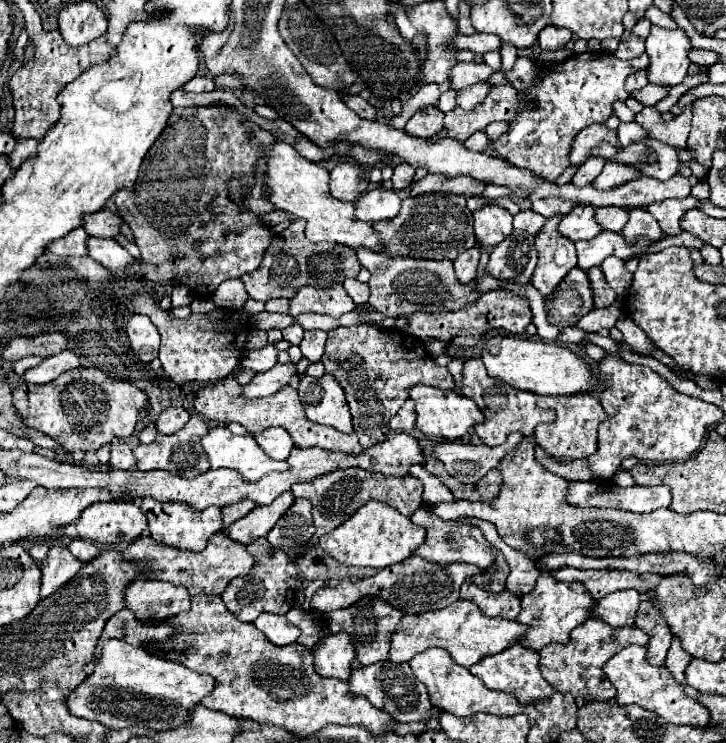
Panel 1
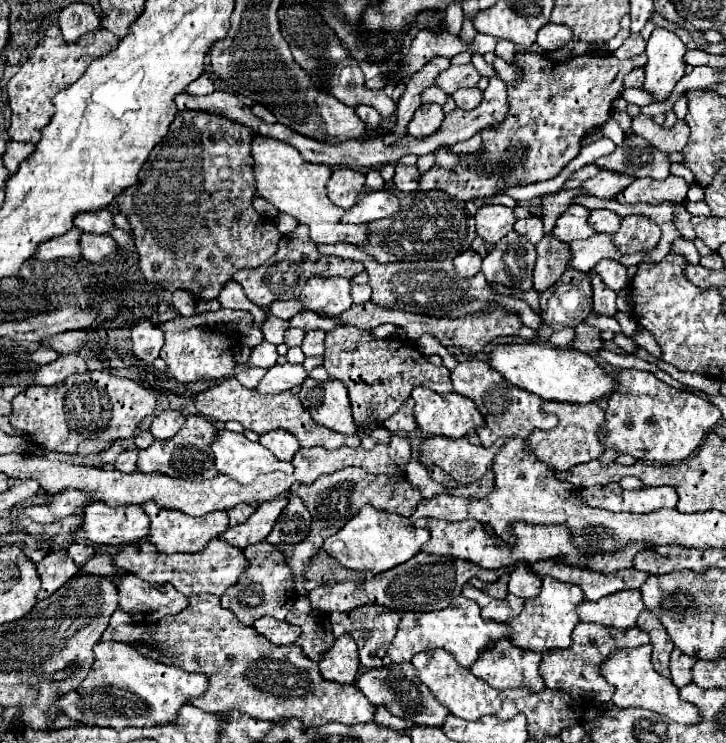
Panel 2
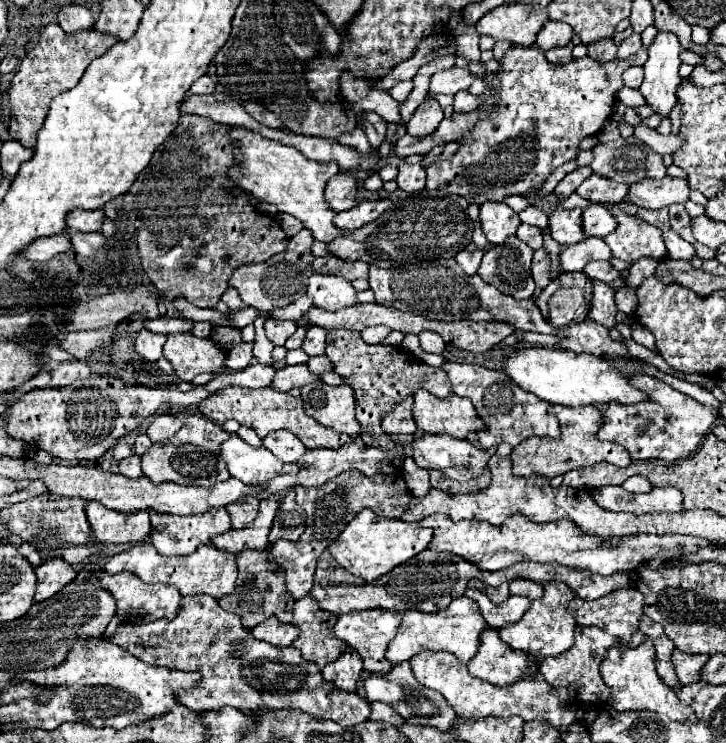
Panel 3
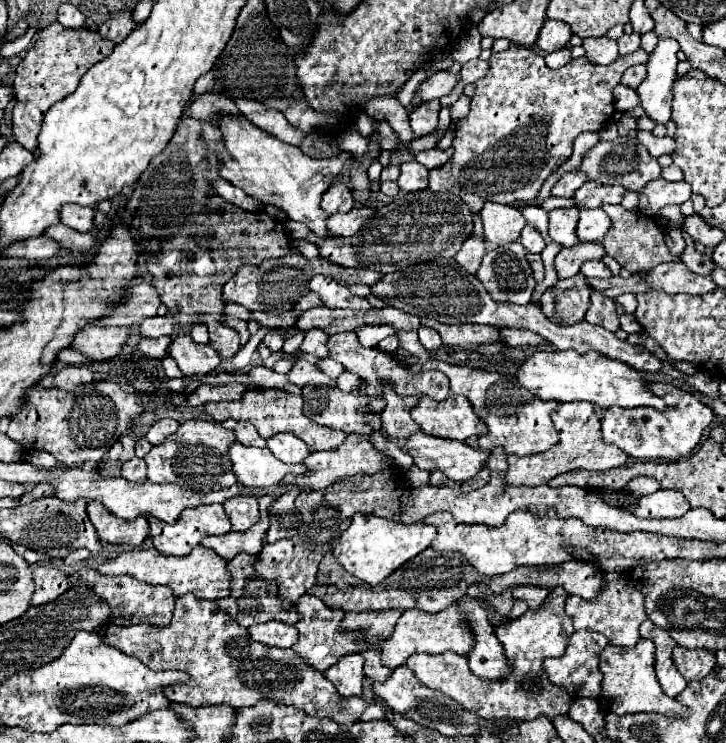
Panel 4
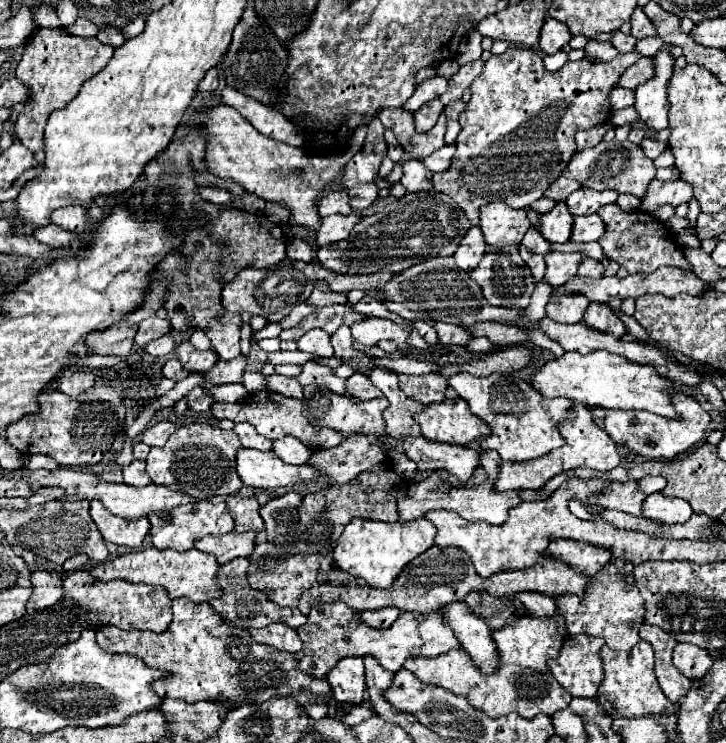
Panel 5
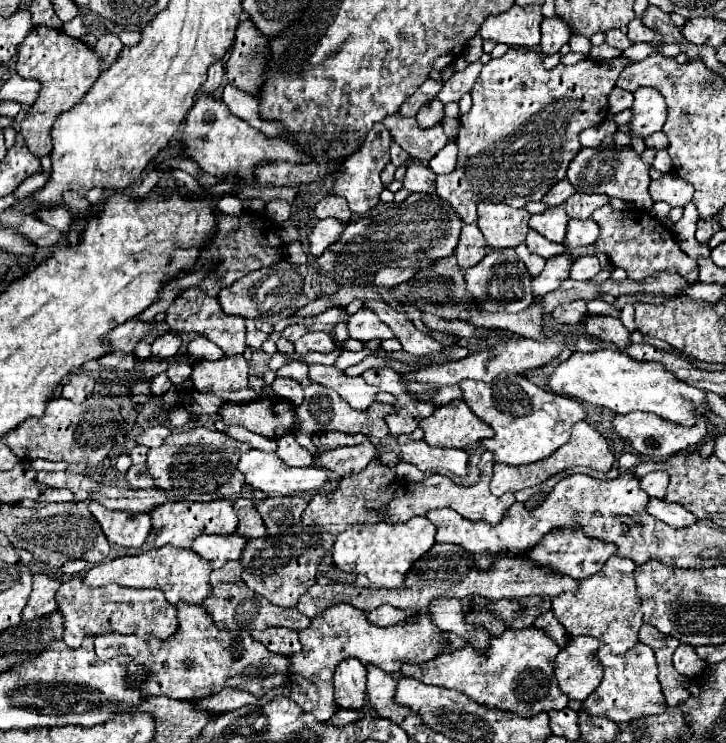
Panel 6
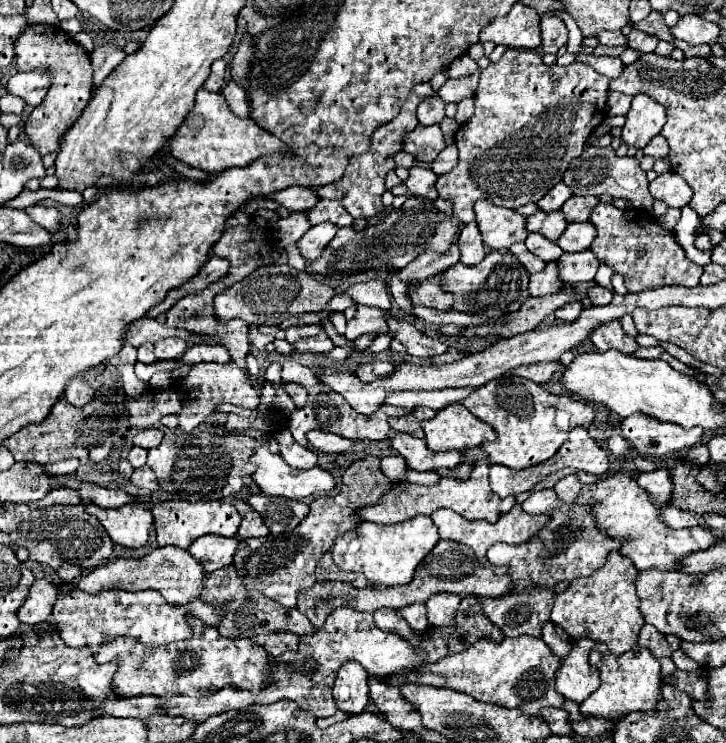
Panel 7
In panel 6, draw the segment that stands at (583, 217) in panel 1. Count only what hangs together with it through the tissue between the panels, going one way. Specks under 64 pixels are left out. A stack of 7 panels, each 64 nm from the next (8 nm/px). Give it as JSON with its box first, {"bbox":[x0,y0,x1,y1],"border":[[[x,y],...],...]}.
{"bbox":[530,204,568,242],"border":[[[564,204],[554,206],[544,210],[542,214],[534,214],[530,218],[530,228],[540,232],[544,238],[550,242],[562,242],[566,236],[566,226],[568,226],[568,214],[564,212]]]}

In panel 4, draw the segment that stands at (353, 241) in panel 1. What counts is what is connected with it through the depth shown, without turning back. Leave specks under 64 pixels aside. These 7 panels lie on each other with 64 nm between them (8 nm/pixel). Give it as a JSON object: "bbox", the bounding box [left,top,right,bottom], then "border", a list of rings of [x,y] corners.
{"bbox":[214,116,352,238],"border":[[[222,116],[222,120],[216,120],[214,124],[220,128],[228,152],[218,154],[220,176],[230,184],[246,190],[256,200],[280,208],[290,216],[290,220],[304,222],[320,238],[326,238],[328,214],[320,208],[320,200],[324,190],[330,188],[330,184],[340,174],[344,162],[352,158],[352,152],[340,150],[338,156],[318,160],[306,156],[298,146],[284,144],[282,140],[266,134],[242,116]]]}

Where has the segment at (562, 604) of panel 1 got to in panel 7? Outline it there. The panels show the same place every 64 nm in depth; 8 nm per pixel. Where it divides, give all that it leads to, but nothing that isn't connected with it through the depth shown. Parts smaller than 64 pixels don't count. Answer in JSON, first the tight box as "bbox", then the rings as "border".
{"bbox":[386,636,564,716],"border":[[[532,636],[504,638],[502,642],[478,640],[472,648],[446,656],[436,664],[424,664],[418,672],[404,672],[398,676],[386,678],[388,684],[402,688],[404,684],[424,684],[436,688],[452,688],[480,702],[490,702],[506,708],[520,708],[522,712],[534,716],[542,708],[560,708],[564,696],[554,688],[554,674],[560,668],[560,660],[550,652],[550,648]]]}

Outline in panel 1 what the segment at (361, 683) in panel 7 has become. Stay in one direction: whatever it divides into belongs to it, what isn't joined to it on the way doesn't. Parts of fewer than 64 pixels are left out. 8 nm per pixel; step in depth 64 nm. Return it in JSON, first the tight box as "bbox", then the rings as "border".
{"bbox":[314,632,356,682],"border":[[[346,632],[328,636],[314,650],[314,668],[324,678],[338,678],[348,682],[352,672],[352,662],[356,658],[352,640]]]}

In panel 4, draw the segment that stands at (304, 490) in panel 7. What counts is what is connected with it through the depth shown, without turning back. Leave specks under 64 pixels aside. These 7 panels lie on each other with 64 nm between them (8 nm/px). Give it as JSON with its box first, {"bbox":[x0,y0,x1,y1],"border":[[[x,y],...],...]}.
{"bbox":[230,442,306,488],"border":[[[240,442],[230,446],[230,460],[238,482],[248,488],[278,486],[288,474],[306,474],[304,464],[284,464],[268,448],[242,446]]]}

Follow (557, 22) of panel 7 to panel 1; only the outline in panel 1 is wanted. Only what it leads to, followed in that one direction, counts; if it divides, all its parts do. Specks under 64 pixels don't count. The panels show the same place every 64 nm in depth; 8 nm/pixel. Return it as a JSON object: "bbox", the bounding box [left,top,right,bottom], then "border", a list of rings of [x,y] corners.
{"bbox":[538,24,572,50],"border":[[[548,24],[538,36],[538,44],[542,50],[562,50],[570,42],[570,38],[572,38],[570,30]]]}

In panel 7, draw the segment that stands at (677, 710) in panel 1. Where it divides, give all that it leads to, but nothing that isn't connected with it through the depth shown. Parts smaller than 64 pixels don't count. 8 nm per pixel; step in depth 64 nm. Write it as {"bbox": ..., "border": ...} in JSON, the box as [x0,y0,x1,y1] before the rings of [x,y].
{"bbox":[580,644,662,720],"border":[[[596,644],[596,648],[590,650],[588,662],[598,668],[600,672],[600,688],[592,692],[586,702],[580,704],[580,712],[584,716],[600,716],[606,720],[620,720],[622,716],[630,712],[650,712],[656,708],[658,700],[662,698],[660,692],[660,664],[652,656],[648,648],[634,646],[630,652],[622,656],[612,656],[604,644]]]}

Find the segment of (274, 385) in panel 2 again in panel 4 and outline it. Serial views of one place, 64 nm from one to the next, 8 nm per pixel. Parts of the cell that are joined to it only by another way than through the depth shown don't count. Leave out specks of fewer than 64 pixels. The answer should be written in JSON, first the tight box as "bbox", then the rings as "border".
{"bbox":[288,360,336,386],"border":[[[298,360],[292,368],[292,372],[288,374],[288,380],[296,386],[336,386],[334,378],[328,378],[324,372],[320,372],[314,364],[306,362],[306,360]]]}

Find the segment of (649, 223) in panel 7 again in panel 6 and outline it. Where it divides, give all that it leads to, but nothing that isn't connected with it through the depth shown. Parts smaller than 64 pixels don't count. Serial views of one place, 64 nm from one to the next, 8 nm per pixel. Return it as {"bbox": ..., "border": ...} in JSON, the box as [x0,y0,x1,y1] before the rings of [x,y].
{"bbox":[592,204,698,284],"border":[[[610,204],[598,208],[592,220],[600,226],[600,236],[596,240],[596,250],[606,254],[614,268],[628,272],[628,280],[642,282],[658,272],[680,274],[688,284],[698,282],[698,262],[682,252],[670,228],[660,224],[652,214],[640,210],[614,210]]]}

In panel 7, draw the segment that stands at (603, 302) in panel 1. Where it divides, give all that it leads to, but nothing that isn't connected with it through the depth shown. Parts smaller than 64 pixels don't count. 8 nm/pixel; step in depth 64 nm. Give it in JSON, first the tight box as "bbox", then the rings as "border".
{"bbox":[590,320,638,354],"border":[[[618,320],[606,324],[606,326],[600,326],[592,332],[590,336],[592,344],[596,346],[598,352],[608,352],[608,350],[618,350],[622,354],[634,354],[638,350],[638,342],[630,336],[624,334],[622,326]]]}

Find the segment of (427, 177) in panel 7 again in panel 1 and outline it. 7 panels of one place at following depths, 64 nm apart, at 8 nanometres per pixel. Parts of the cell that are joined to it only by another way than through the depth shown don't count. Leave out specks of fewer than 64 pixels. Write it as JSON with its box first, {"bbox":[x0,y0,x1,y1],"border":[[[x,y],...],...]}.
{"bbox":[392,164,414,190],"border":[[[398,164],[394,168],[394,176],[392,176],[392,184],[394,184],[394,190],[406,190],[406,188],[412,188],[414,184],[414,168],[410,164]]]}

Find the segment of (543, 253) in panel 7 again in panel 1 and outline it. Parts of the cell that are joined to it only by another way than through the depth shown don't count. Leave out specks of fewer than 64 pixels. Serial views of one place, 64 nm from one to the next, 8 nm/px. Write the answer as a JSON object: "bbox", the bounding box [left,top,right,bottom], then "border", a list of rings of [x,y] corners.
{"bbox":[514,210,546,236],"border":[[[522,210],[520,214],[514,216],[514,228],[522,230],[522,232],[528,232],[532,236],[536,236],[542,230],[544,222],[546,222],[546,218],[532,212],[532,210]]]}

